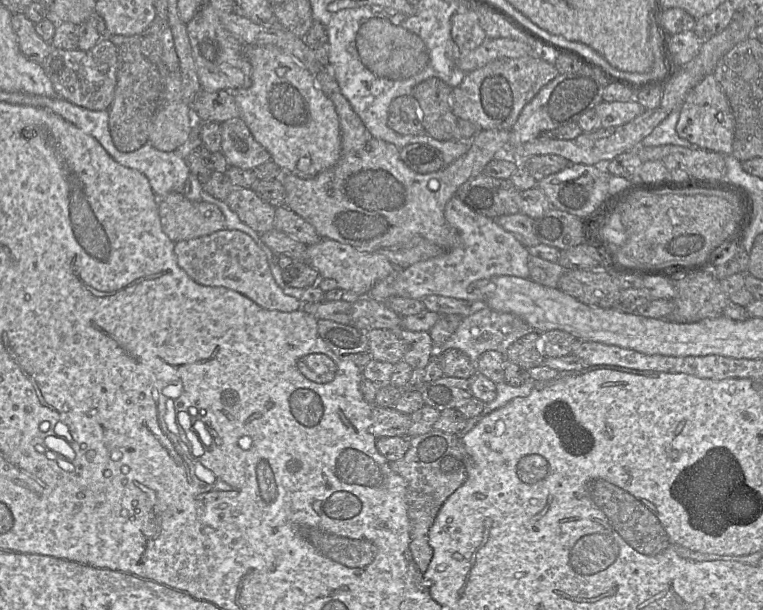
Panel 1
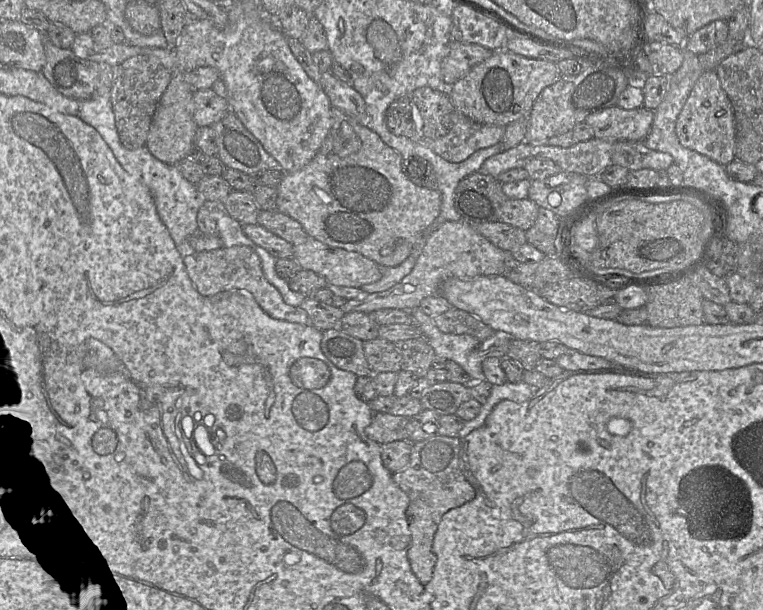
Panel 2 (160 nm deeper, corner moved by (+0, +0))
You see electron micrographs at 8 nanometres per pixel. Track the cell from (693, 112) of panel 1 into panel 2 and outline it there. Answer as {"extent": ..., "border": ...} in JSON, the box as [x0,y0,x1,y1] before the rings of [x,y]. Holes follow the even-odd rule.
{"extent":[676,71,736,166],"border":[[[716,71],[704,72],[695,83],[678,116],[676,134],[682,146],[707,156],[723,166],[736,158],[735,113]]]}

